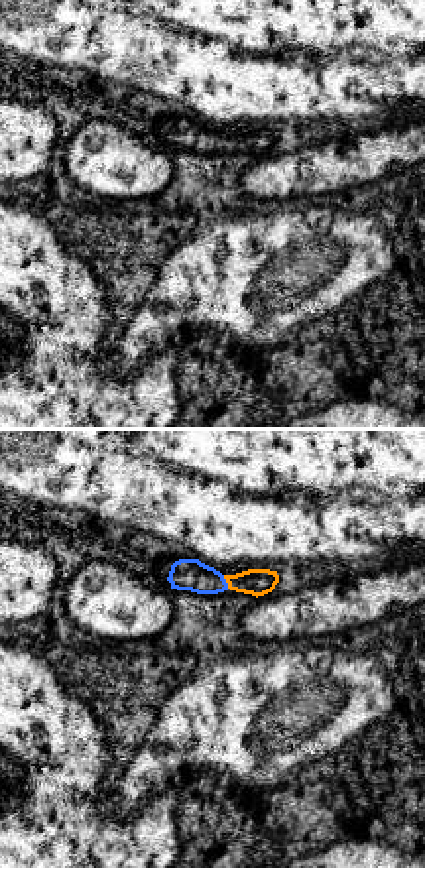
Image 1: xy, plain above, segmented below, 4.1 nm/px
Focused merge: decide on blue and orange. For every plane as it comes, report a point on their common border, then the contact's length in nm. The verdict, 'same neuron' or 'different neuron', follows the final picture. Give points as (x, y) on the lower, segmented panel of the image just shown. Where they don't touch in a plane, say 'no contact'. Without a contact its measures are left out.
(225, 581) | 60 nm

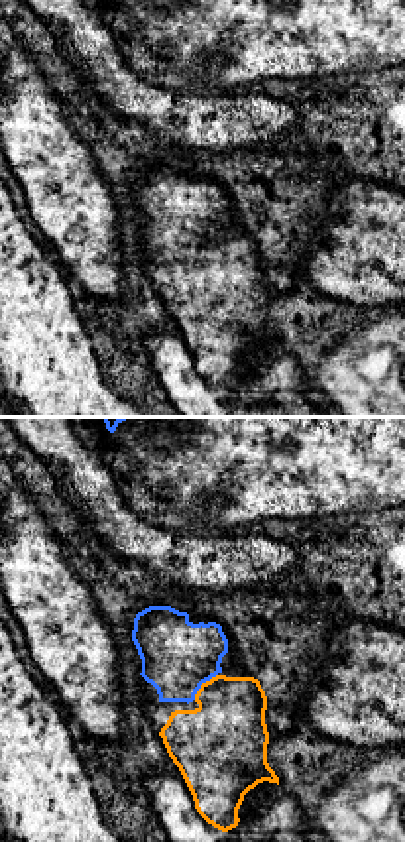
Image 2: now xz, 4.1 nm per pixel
(201, 683) | 150 nm

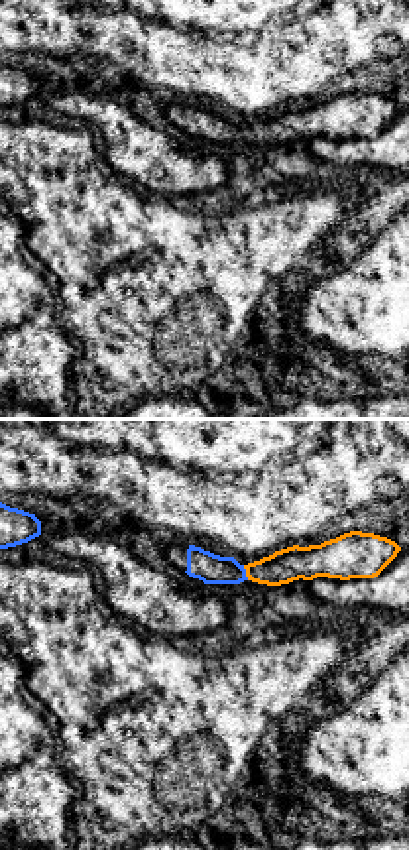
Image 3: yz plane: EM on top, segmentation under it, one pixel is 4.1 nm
(244, 573) | 70 nm

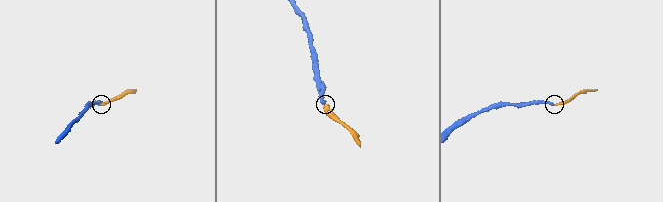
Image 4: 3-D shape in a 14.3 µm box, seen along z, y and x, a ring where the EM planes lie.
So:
same neuron

